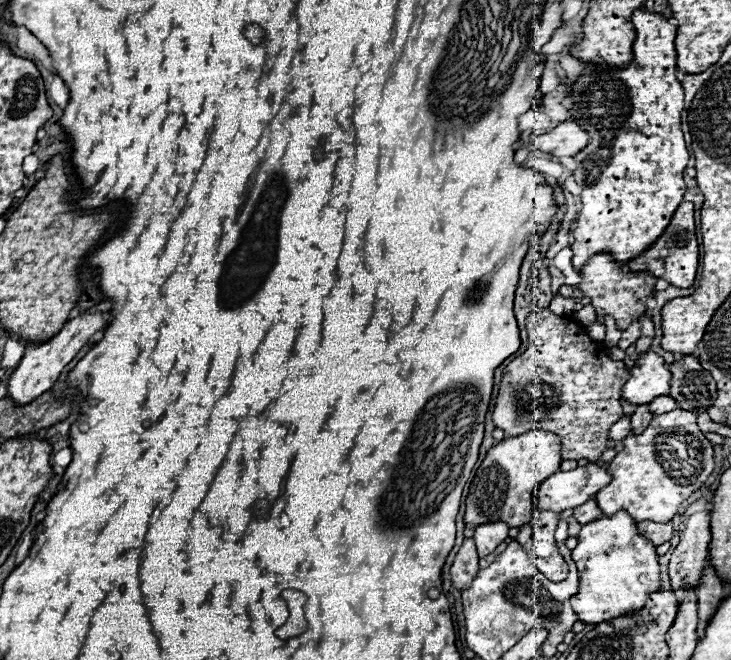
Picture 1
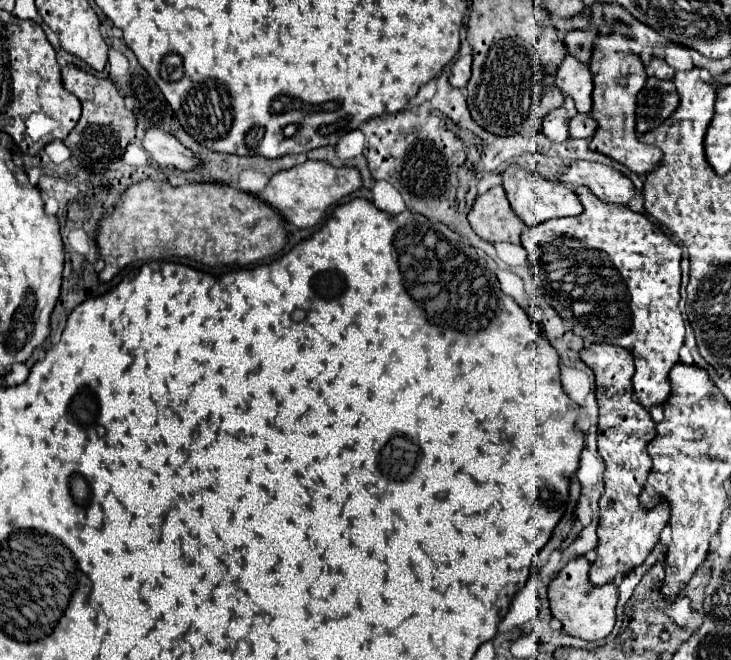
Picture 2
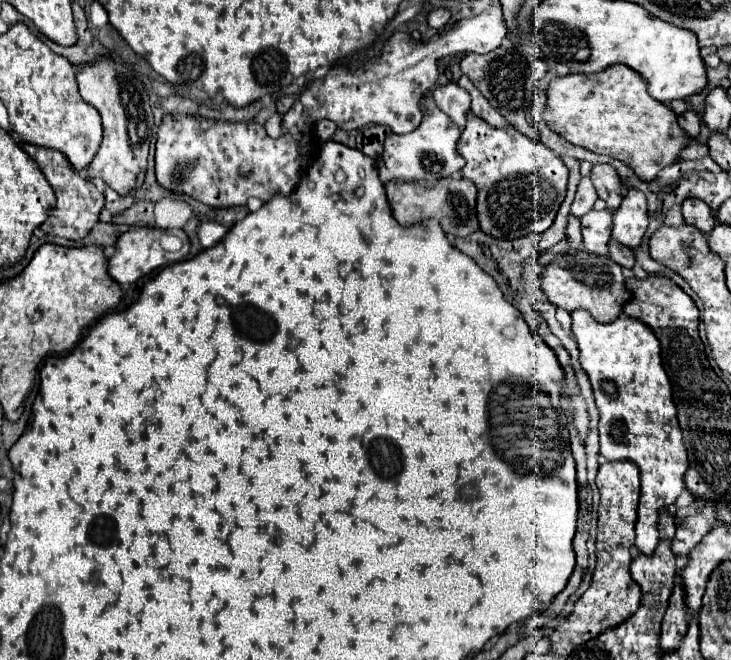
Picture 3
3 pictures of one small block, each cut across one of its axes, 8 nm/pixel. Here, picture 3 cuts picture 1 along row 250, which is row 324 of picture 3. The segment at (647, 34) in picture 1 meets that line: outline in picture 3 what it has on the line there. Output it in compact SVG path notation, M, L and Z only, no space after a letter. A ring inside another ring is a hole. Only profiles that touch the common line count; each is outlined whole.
M584 310L572 312L572 332L580 350L580 366L588 374L600 410L600 454L608 462L628 460L640 468L642 494L636 522L638 552L650 556L658 544L660 508L672 506L684 488L688 454L672 402L672 386L662 368L660 342L636 318L622 314L610 324L596 324Z

